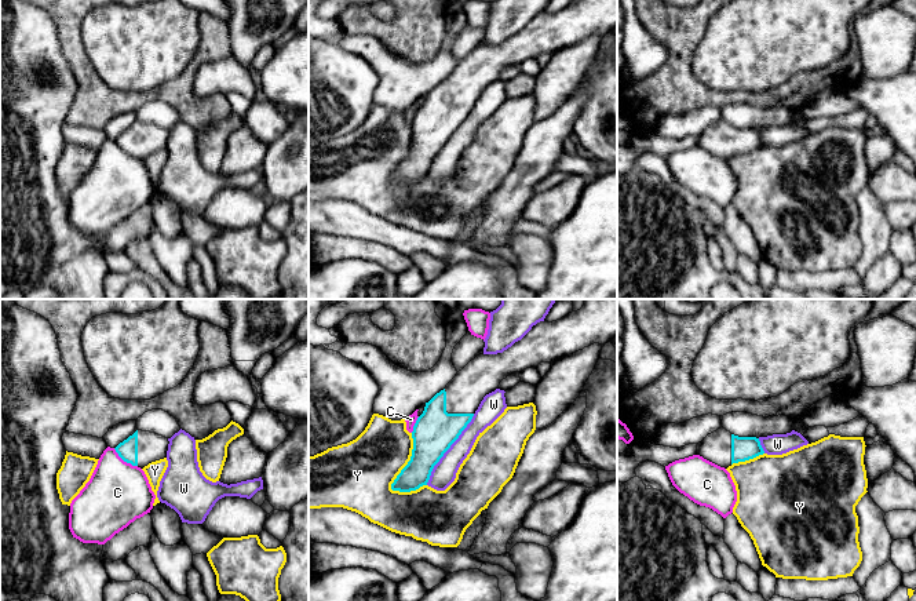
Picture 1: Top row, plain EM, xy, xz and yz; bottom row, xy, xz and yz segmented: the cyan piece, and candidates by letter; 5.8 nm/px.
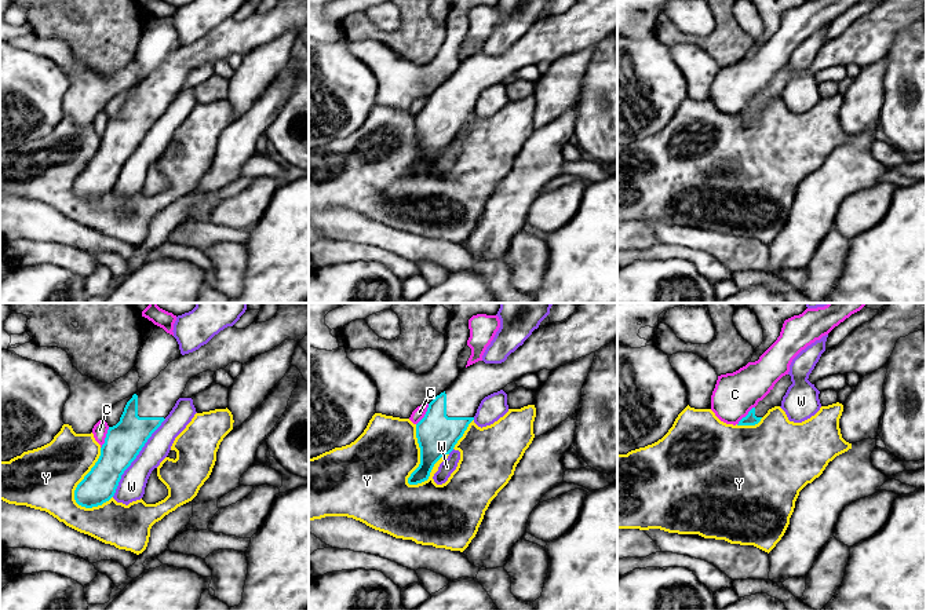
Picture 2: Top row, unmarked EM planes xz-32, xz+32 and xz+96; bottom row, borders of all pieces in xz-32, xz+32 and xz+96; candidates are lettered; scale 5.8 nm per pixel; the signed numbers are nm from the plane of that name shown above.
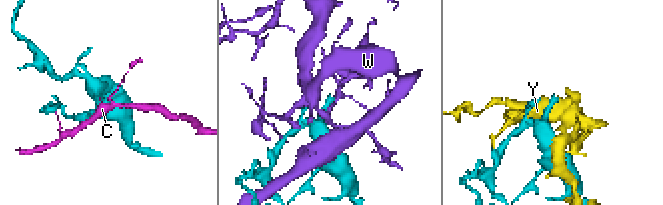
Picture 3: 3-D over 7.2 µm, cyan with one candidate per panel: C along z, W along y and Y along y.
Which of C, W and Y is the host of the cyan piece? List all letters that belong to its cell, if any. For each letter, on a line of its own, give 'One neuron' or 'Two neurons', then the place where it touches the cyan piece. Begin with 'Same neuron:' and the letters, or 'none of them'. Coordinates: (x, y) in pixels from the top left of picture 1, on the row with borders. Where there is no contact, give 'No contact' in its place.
Same neuron: none of them
C: Two neurons. Touches cyan at xy (124, 461)
W: Two neurons. Touches cyan at xz (448, 448)
Y: Two neurons. Touches cyan at xz (408, 462)

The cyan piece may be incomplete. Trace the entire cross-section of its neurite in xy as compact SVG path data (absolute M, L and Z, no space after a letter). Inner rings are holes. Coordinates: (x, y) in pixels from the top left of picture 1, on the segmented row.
M136 430L114 449L124 462L143 469L152 462L167 458L168 444L168 438L163 436Z

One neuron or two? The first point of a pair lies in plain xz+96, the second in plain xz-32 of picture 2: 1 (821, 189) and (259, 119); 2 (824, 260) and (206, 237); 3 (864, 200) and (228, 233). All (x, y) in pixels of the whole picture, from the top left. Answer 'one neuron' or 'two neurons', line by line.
1: one neuron
2: two neurons
3: two neurons

